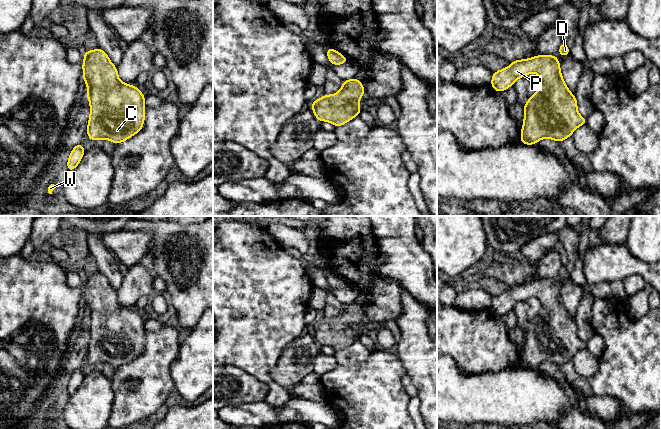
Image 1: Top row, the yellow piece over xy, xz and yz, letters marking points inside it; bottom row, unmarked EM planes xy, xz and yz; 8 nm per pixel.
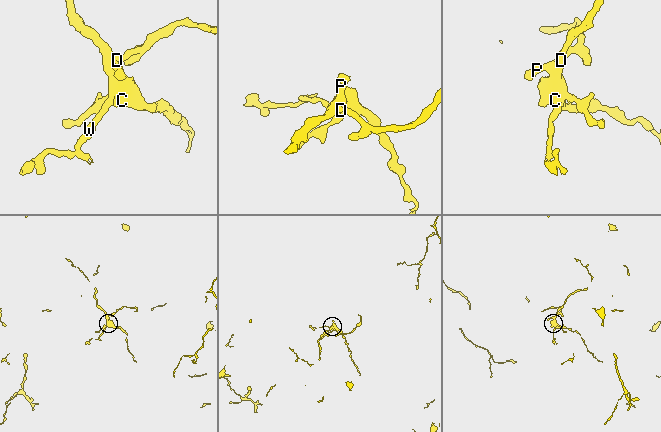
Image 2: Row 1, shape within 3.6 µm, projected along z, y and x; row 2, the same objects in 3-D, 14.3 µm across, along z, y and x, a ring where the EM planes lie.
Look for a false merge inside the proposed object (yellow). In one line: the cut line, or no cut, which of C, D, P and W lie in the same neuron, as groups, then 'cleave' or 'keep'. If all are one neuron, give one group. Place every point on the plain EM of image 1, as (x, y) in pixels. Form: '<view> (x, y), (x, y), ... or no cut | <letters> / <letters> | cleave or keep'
no cut | C D P W | keep

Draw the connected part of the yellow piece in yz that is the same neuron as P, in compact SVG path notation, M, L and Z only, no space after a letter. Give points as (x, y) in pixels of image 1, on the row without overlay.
M554 279L511 286L510 291L493 296L491 311L497 316L505 315L514 309L516 303L532 296L539 299L542 308L523 329L522 368L531 370L543 362L561 366L570 361L577 351L587 349L587 343L578 337L577 323L565 308L560 286Z

